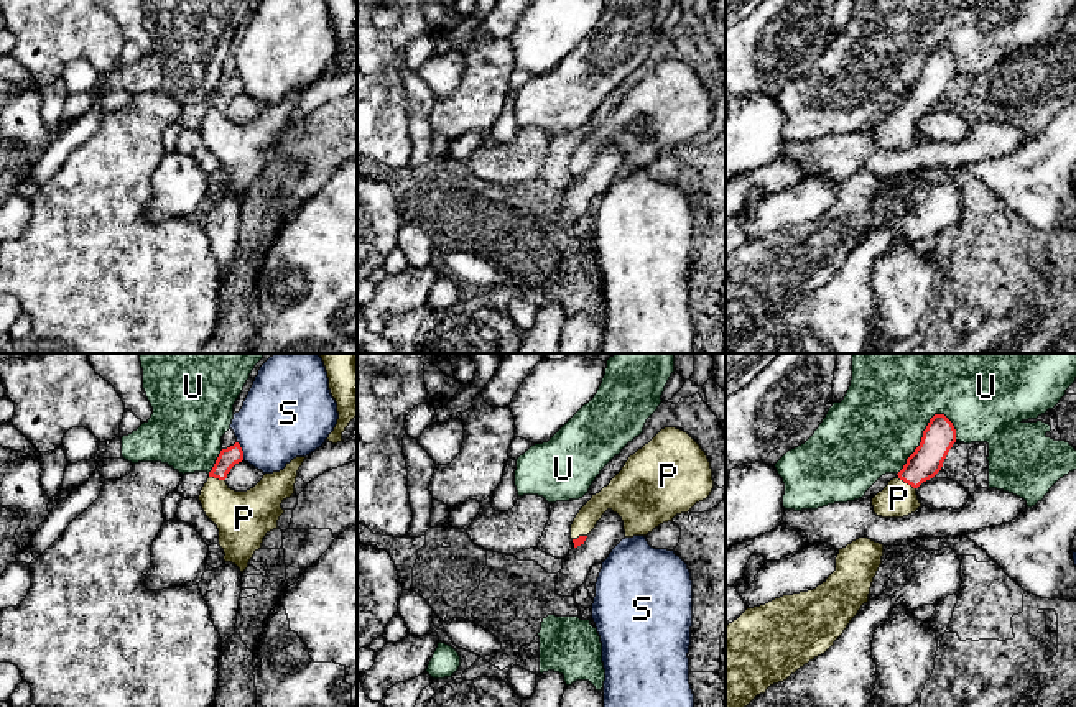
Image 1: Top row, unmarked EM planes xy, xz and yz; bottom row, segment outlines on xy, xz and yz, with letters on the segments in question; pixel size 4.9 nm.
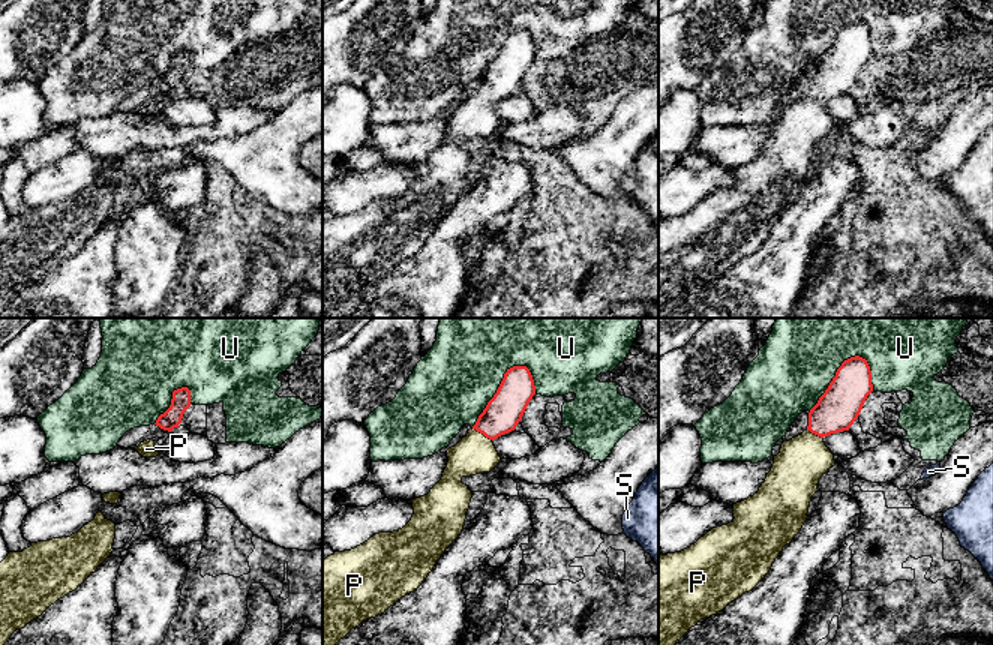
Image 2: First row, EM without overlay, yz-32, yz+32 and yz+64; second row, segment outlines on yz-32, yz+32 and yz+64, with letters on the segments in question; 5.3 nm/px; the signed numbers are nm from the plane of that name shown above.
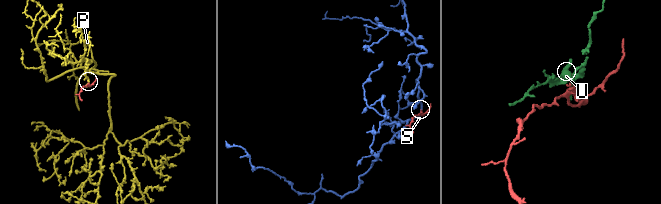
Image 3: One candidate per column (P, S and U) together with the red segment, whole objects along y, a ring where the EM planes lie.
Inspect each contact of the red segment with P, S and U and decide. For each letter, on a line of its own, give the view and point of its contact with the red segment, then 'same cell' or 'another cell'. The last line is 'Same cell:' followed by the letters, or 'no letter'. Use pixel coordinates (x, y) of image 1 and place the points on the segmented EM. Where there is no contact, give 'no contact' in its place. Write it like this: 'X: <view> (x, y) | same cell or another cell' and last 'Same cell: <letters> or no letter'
P: yz (907, 482) | same cell
S: xy (242, 451) | another cell
U: yz (922, 441) | another cell
Same cell: P

